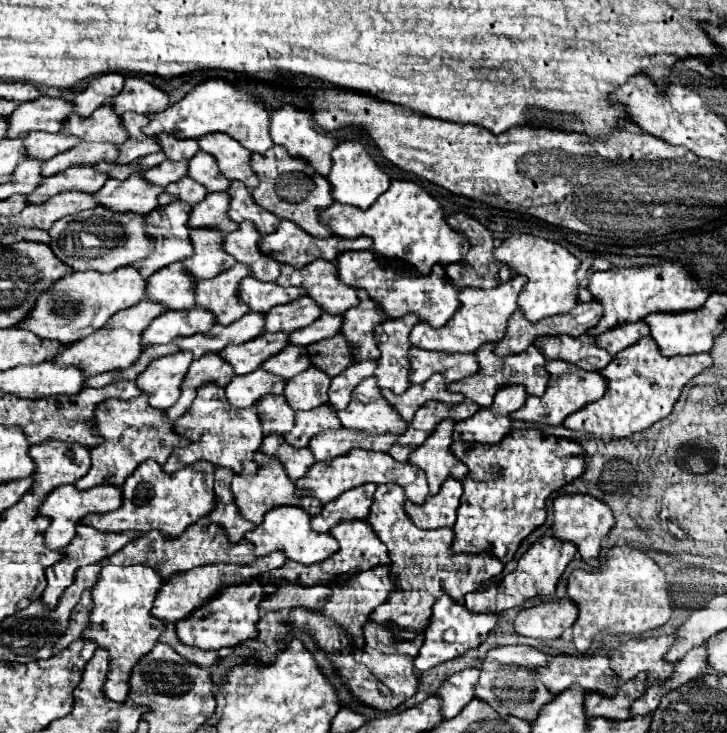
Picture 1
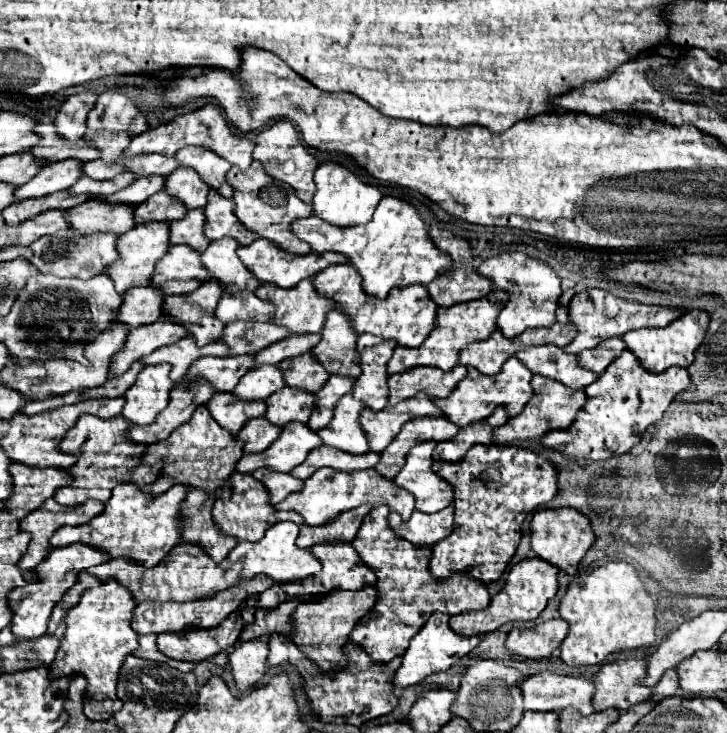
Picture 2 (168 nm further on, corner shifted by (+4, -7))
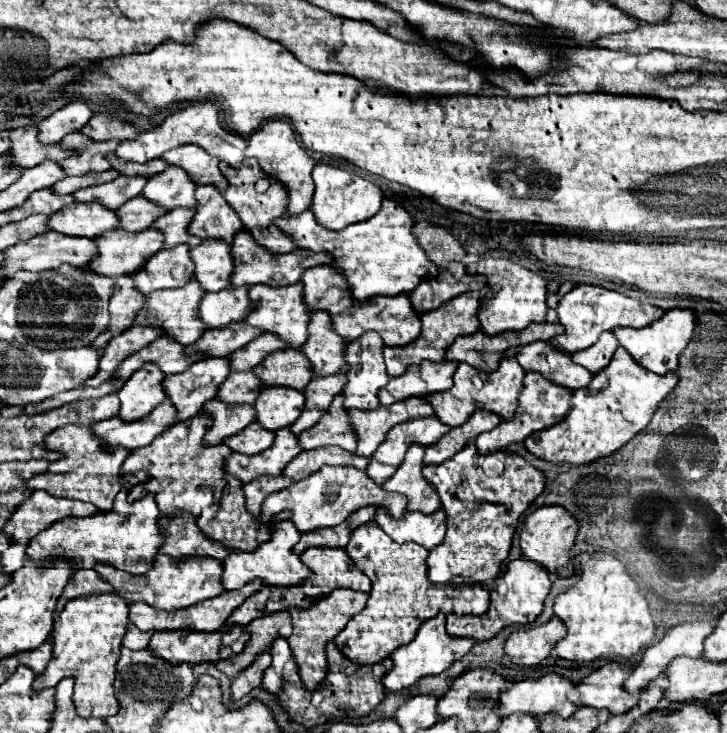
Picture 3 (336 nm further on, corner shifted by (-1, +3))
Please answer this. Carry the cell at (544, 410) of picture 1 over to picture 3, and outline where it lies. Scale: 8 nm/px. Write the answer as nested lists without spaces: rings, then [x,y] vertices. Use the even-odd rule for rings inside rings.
[[[527,372],[525,384],[523,384],[523,392],[519,396],[519,406],[517,406],[517,412],[515,412],[513,420],[501,422],[497,428],[493,428],[493,430],[483,432],[481,436],[477,436],[477,440],[475,440],[477,450],[481,454],[497,452],[497,450],[507,448],[511,442],[523,442],[529,434],[561,422],[567,416],[569,408],[571,408],[571,396],[573,396],[573,390],[561,388],[561,386],[549,382],[547,378],[537,376],[537,372]]]

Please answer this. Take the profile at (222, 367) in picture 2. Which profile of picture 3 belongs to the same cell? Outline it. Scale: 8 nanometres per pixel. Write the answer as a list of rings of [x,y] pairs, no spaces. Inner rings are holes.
[[[205,358],[193,362],[185,372],[165,376],[165,394],[177,408],[179,420],[189,420],[195,416],[203,404],[219,392],[219,386],[231,374],[229,358]]]

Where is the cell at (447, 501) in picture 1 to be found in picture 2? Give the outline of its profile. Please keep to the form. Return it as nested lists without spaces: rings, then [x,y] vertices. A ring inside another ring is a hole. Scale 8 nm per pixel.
[[[448,506],[436,514],[414,512],[408,522],[402,522],[402,518],[396,512],[390,512],[388,526],[402,540],[412,542],[414,546],[432,548],[438,540],[452,534],[452,530],[454,530],[454,506]]]

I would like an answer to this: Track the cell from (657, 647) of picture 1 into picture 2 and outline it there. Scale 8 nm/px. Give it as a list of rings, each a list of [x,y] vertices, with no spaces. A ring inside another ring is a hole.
[[[620,658],[610,664],[602,664],[594,680],[594,710],[602,712],[608,708],[618,708],[626,712],[628,708],[646,702],[652,694],[652,688],[640,684],[644,676],[646,660],[642,658]]]

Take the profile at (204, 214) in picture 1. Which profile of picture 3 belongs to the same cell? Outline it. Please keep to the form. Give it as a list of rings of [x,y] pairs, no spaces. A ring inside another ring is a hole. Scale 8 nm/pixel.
[[[173,208],[171,212],[163,214],[157,218],[157,224],[153,224],[155,228],[159,228],[165,234],[165,248],[177,246],[177,244],[189,244],[191,248],[195,248],[197,244],[201,244],[201,238],[189,234],[189,222],[193,220],[195,208]]]

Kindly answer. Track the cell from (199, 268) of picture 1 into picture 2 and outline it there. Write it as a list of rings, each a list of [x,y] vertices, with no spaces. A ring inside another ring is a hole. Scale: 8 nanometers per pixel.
[[[172,246],[160,262],[156,262],[156,270],[152,274],[152,286],[160,288],[166,296],[190,294],[196,290],[208,272],[200,262],[200,254],[188,246]]]

